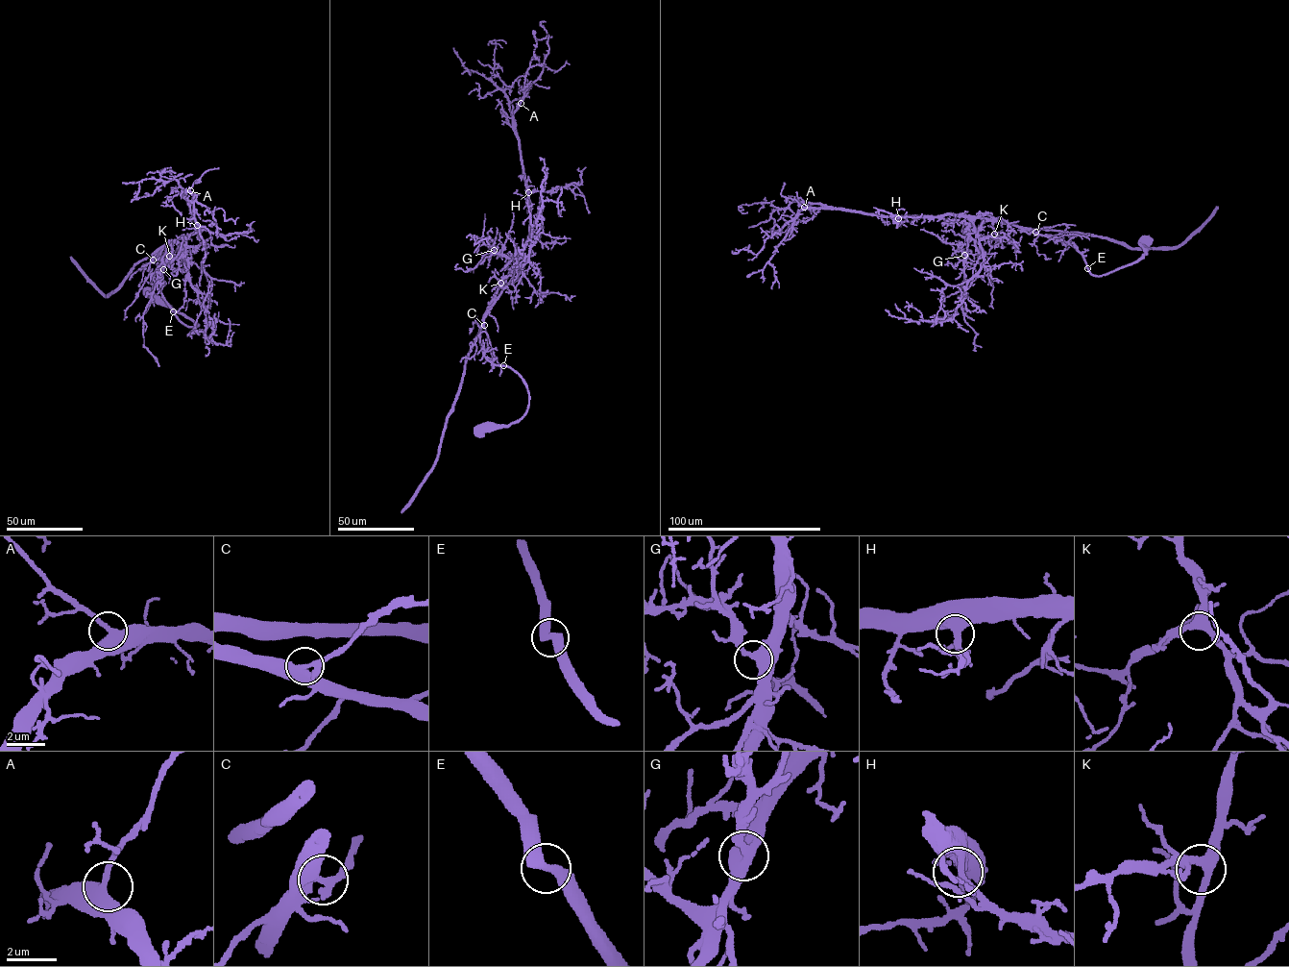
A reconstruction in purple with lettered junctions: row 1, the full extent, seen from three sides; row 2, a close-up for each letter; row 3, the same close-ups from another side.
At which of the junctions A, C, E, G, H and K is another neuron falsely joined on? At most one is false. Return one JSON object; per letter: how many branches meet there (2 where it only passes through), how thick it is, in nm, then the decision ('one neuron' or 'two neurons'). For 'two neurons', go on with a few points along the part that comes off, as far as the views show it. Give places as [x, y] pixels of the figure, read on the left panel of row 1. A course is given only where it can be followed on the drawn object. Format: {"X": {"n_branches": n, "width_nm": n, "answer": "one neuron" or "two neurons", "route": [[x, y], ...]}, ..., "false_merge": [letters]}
{"A": {"n_branches": 2, "width_nm": 400, "answer": "one neuron"}, "C": {"n_branches": 2, "width_nm": 400, "answer": "one neuron"}, "E": {"n_branches": 2, "width_nm": 440, "answer": "one neuron"}, "G": {"n_branches": 2, "width_nm": 360, "answer": "one neuron"}, "H": {"n_branches": 2, "width_nm": 400, "answer": "one neuron"}, "K": {"n_branches": 3, "width_nm": 360, "answer": "one neuron"}, "false_merge": []}

